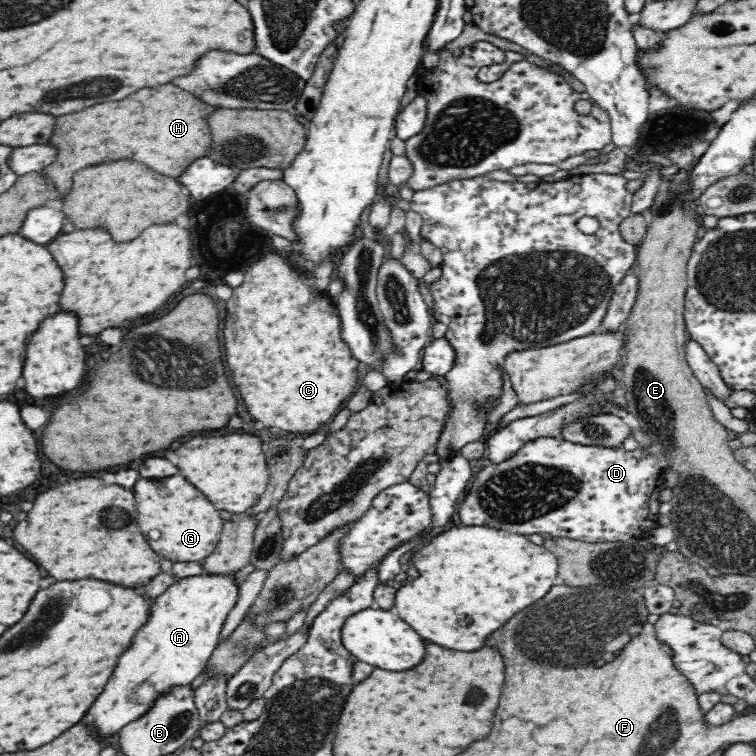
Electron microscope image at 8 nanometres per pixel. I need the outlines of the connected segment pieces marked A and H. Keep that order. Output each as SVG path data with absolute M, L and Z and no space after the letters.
M250 510L240 513L232 513L232 516L223 520L222 532L212 554L203 558L203 574L196 576L184 576L178 578L172 586L169 586L154 602L152 614L148 624L138 630L132 648L126 650L126 654L120 656L116 672L112 674L112 680L106 684L104 694L92 704L88 710L90 716L94 716L90 722L94 724L94 733L98 737L109 737L119 733L119 730L127 726L130 722L140 719L154 705L154 700L168 692L172 686L184 686L191 684L192 680L200 674L207 666L208 659L217 647L220 639L220 631L224 626L224 621L236 602L238 602L238 588L236 573L240 568L244 568L250 563L254 554L253 540L260 516L251 514Z
M166 84L138 90L120 102L96 104L88 110L80 110L80 114L60 116L49 140L58 148L58 158L42 170L43 174L54 180L62 196L72 188L76 170L120 158L138 160L164 176L176 178L184 174L196 158L206 156L211 150L211 130L206 118L216 108L200 102L192 92Z

